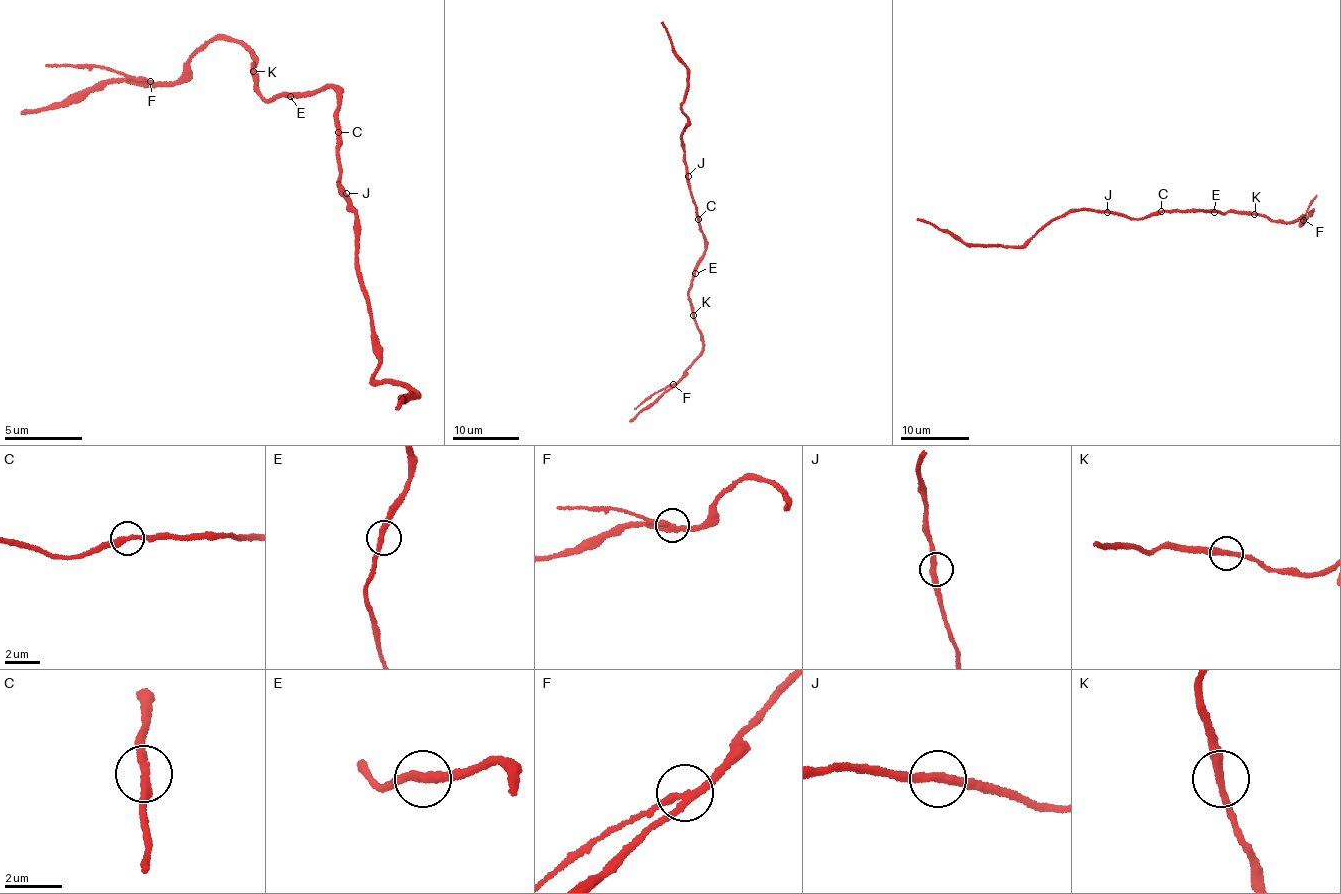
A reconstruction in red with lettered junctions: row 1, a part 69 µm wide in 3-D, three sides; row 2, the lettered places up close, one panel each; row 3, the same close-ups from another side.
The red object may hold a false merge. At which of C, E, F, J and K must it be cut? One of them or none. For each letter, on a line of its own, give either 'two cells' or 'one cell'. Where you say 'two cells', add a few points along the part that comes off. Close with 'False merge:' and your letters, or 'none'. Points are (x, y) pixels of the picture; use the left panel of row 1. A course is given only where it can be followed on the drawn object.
C: one cell
E: one cell
F: two cells | (151, 80), (100, 68), (46, 65)
J: one cell
K: one cell
False merge: F

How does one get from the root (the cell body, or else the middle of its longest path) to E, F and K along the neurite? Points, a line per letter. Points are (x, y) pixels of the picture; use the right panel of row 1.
E: (1159, 213), (1199, 208), (1214, 212)
F: (1159, 213), (1199, 208), (1225, 213), (1261, 213), (1272, 220), (1286, 222), (1301, 215), (1300, 223), (1303, 220)
K: (1159, 213), (1199, 208), (1254, 214)

